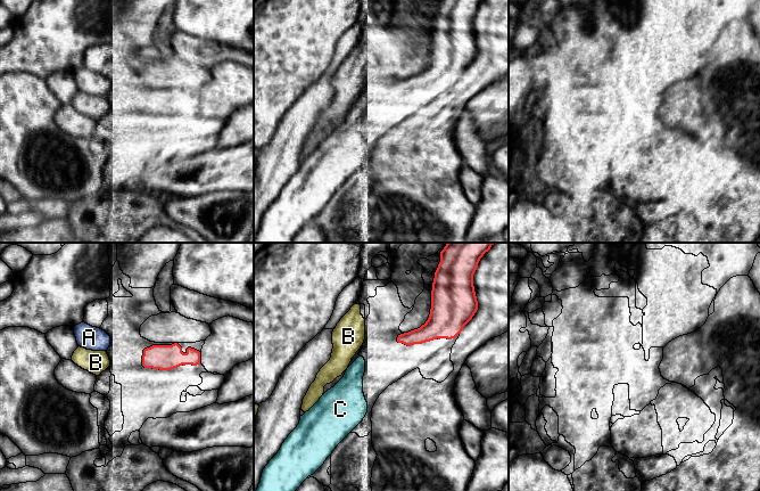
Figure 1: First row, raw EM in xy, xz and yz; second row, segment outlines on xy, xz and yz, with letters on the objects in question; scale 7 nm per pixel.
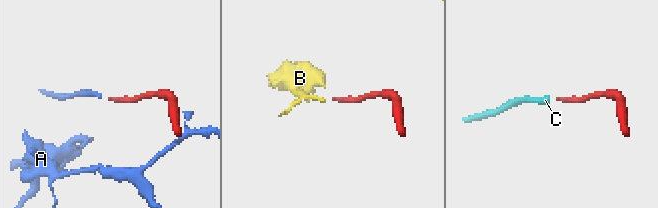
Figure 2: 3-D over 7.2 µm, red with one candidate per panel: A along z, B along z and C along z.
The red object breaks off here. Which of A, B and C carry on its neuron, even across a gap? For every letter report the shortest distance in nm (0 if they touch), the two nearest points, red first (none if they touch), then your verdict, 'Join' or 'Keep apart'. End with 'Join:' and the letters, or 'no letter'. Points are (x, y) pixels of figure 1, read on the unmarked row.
A: Distance 240 nm. Across: xy (143, 95), (109, 89). Keep apart
B: Distance 240 nm. Across: xy (142, 105), (109, 105). Keep apart
C: Distance 260 nm. Across: xz (397, 86), (363, 103). Join
Join: C

